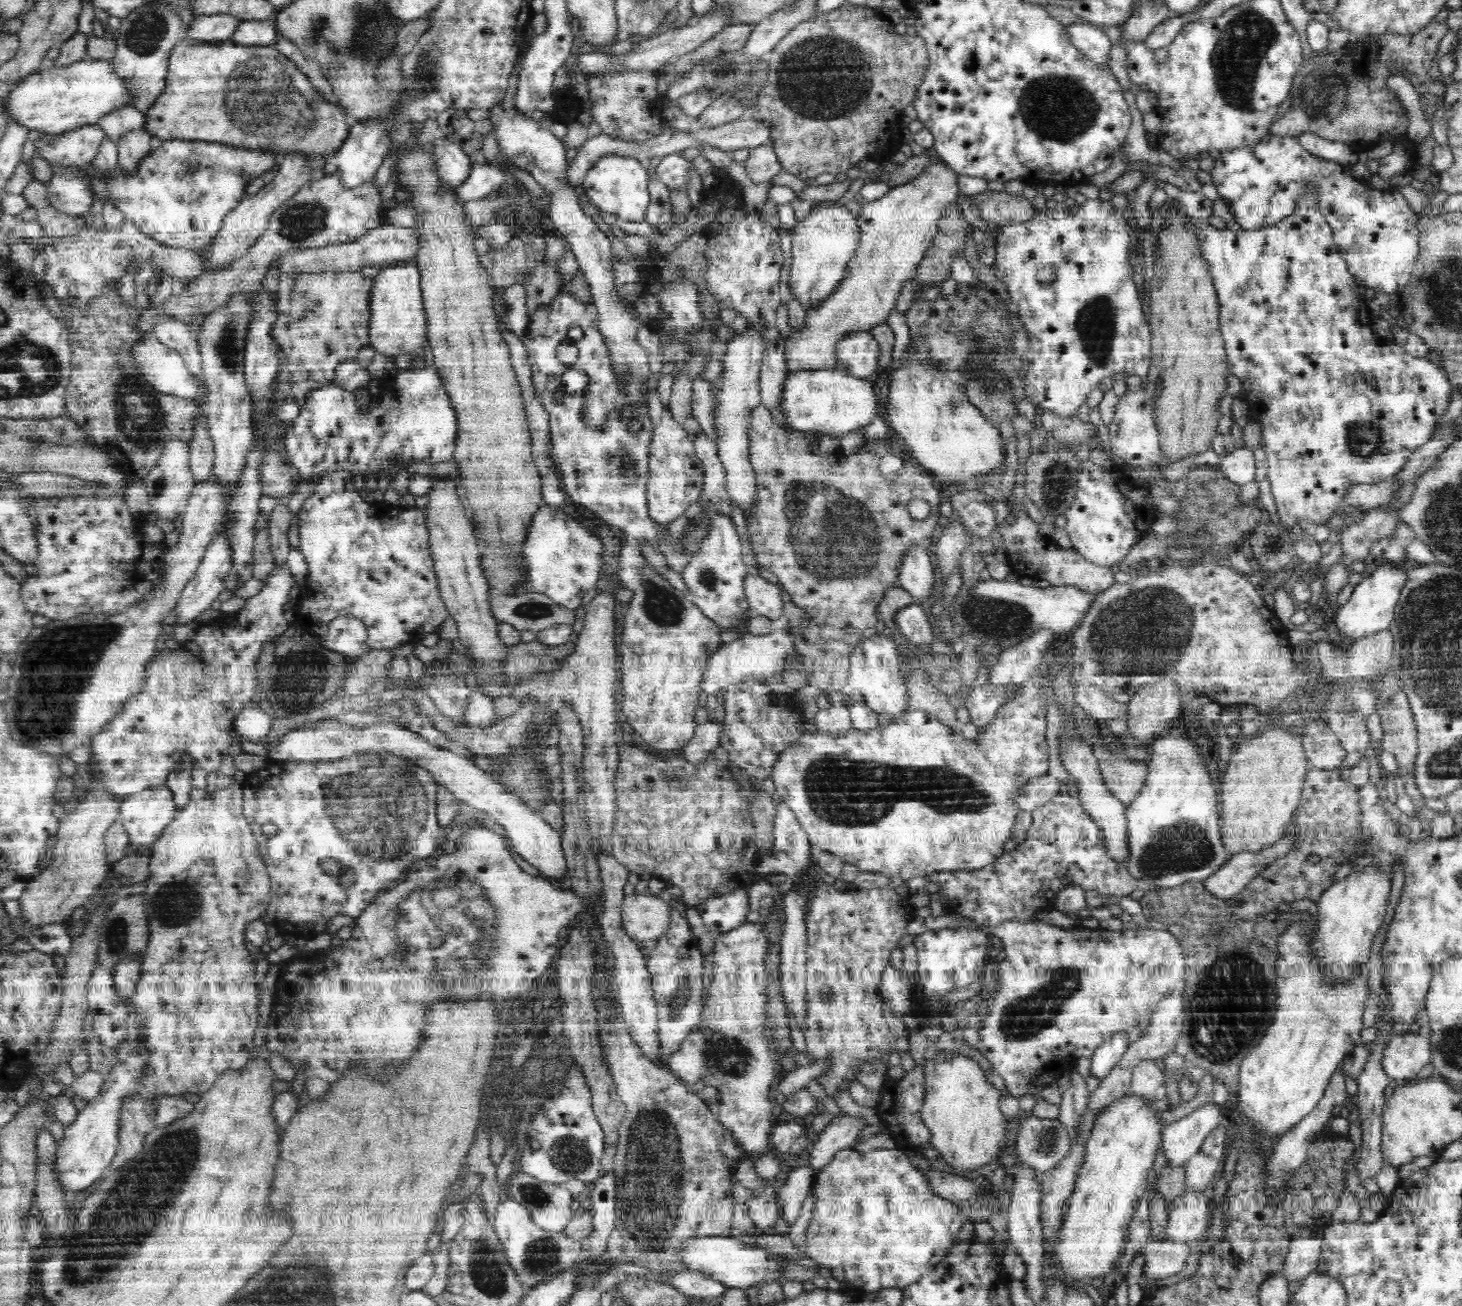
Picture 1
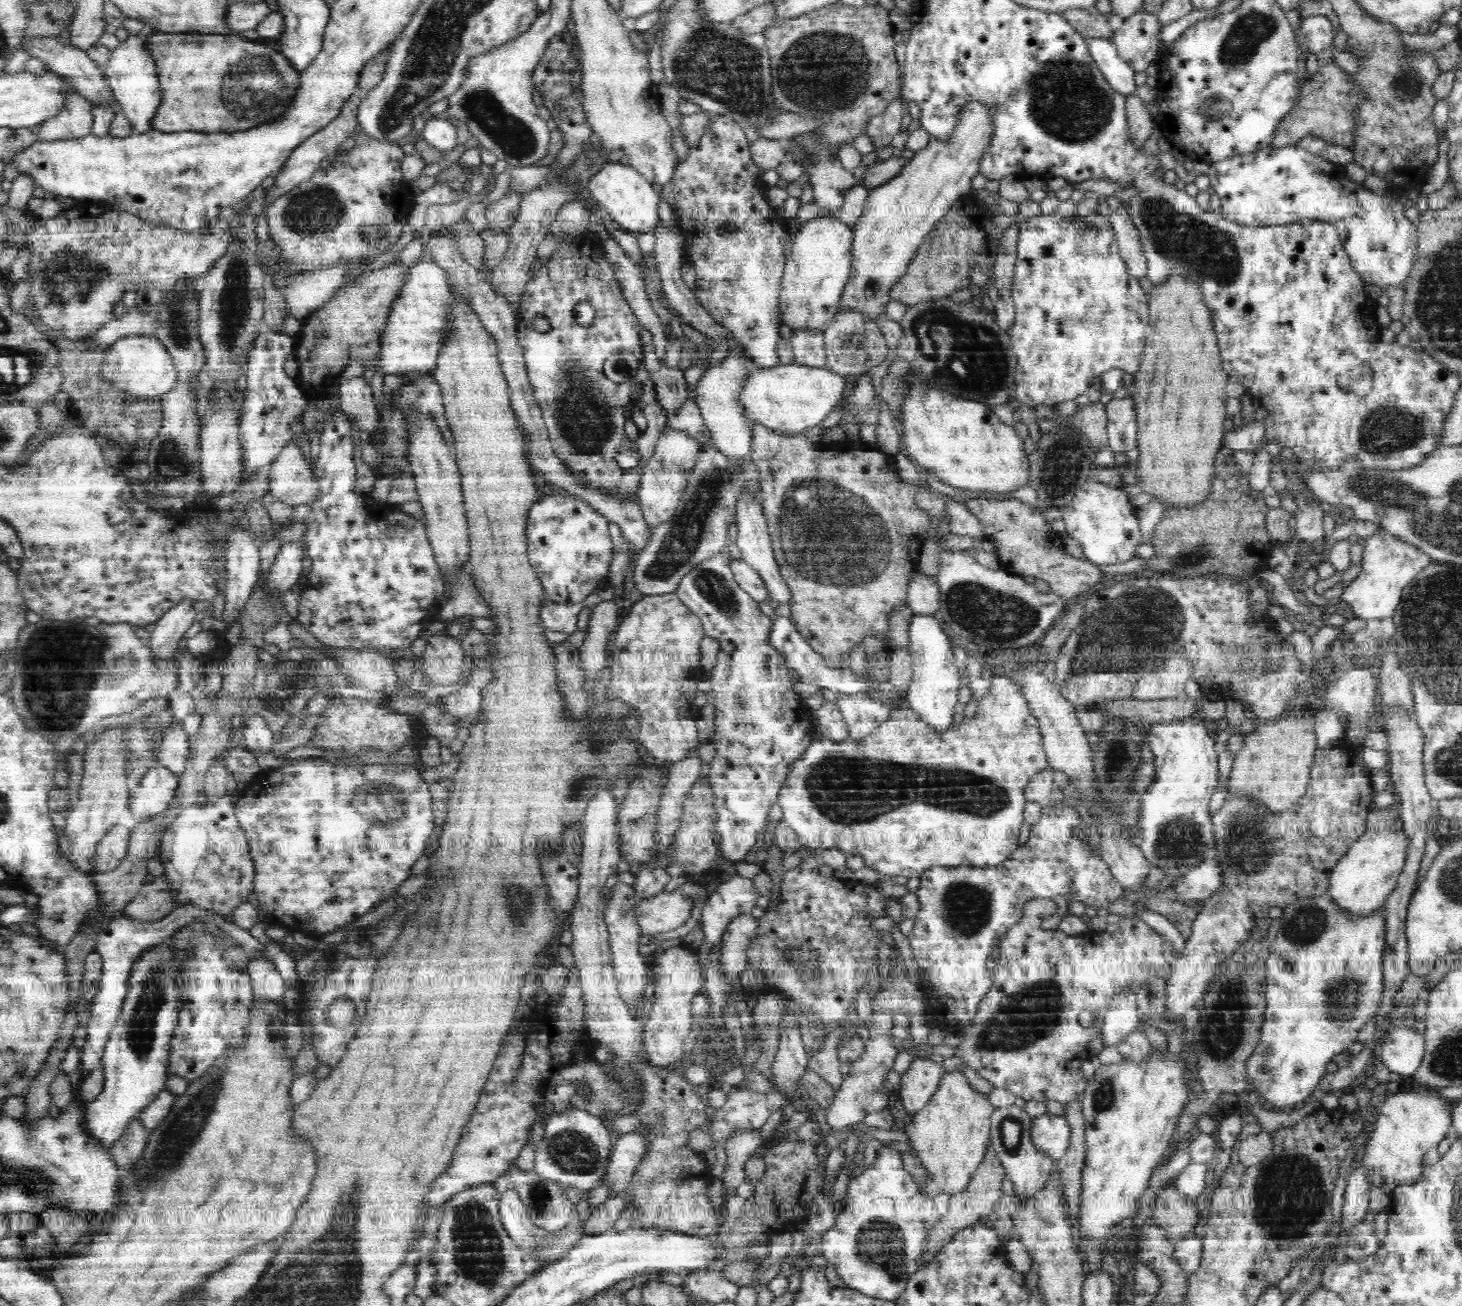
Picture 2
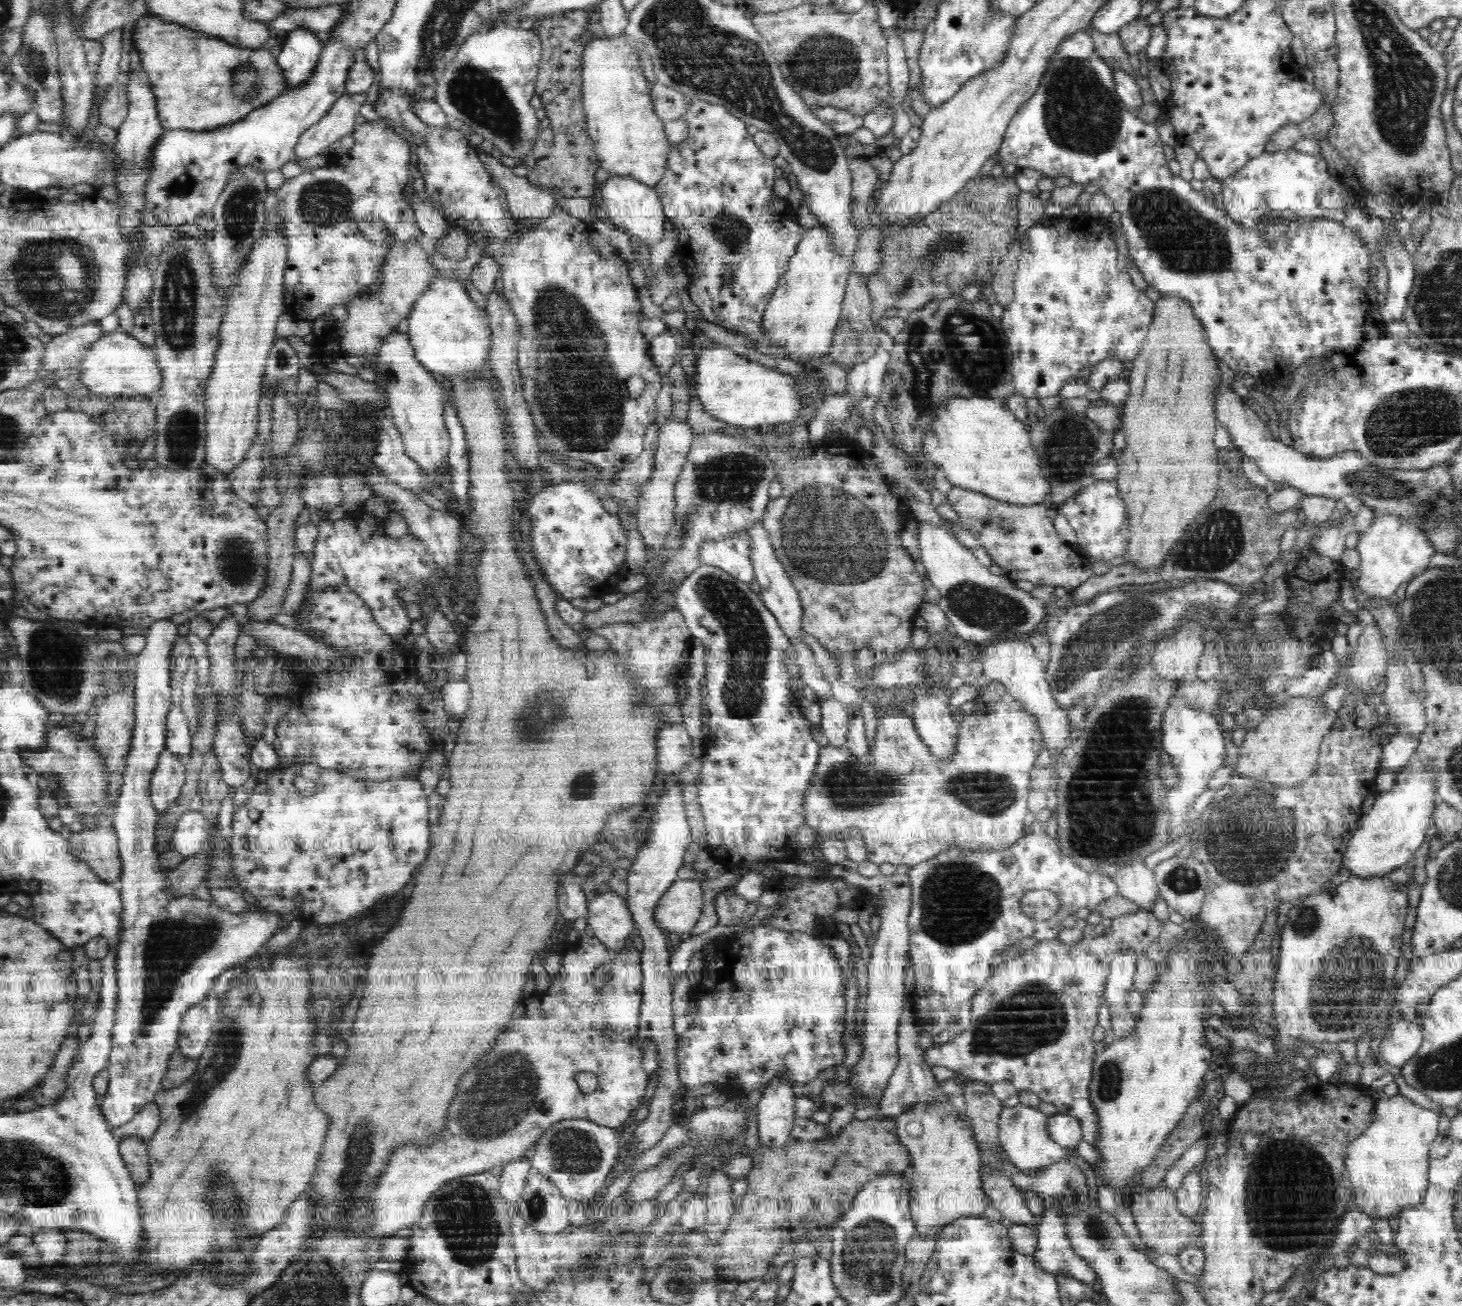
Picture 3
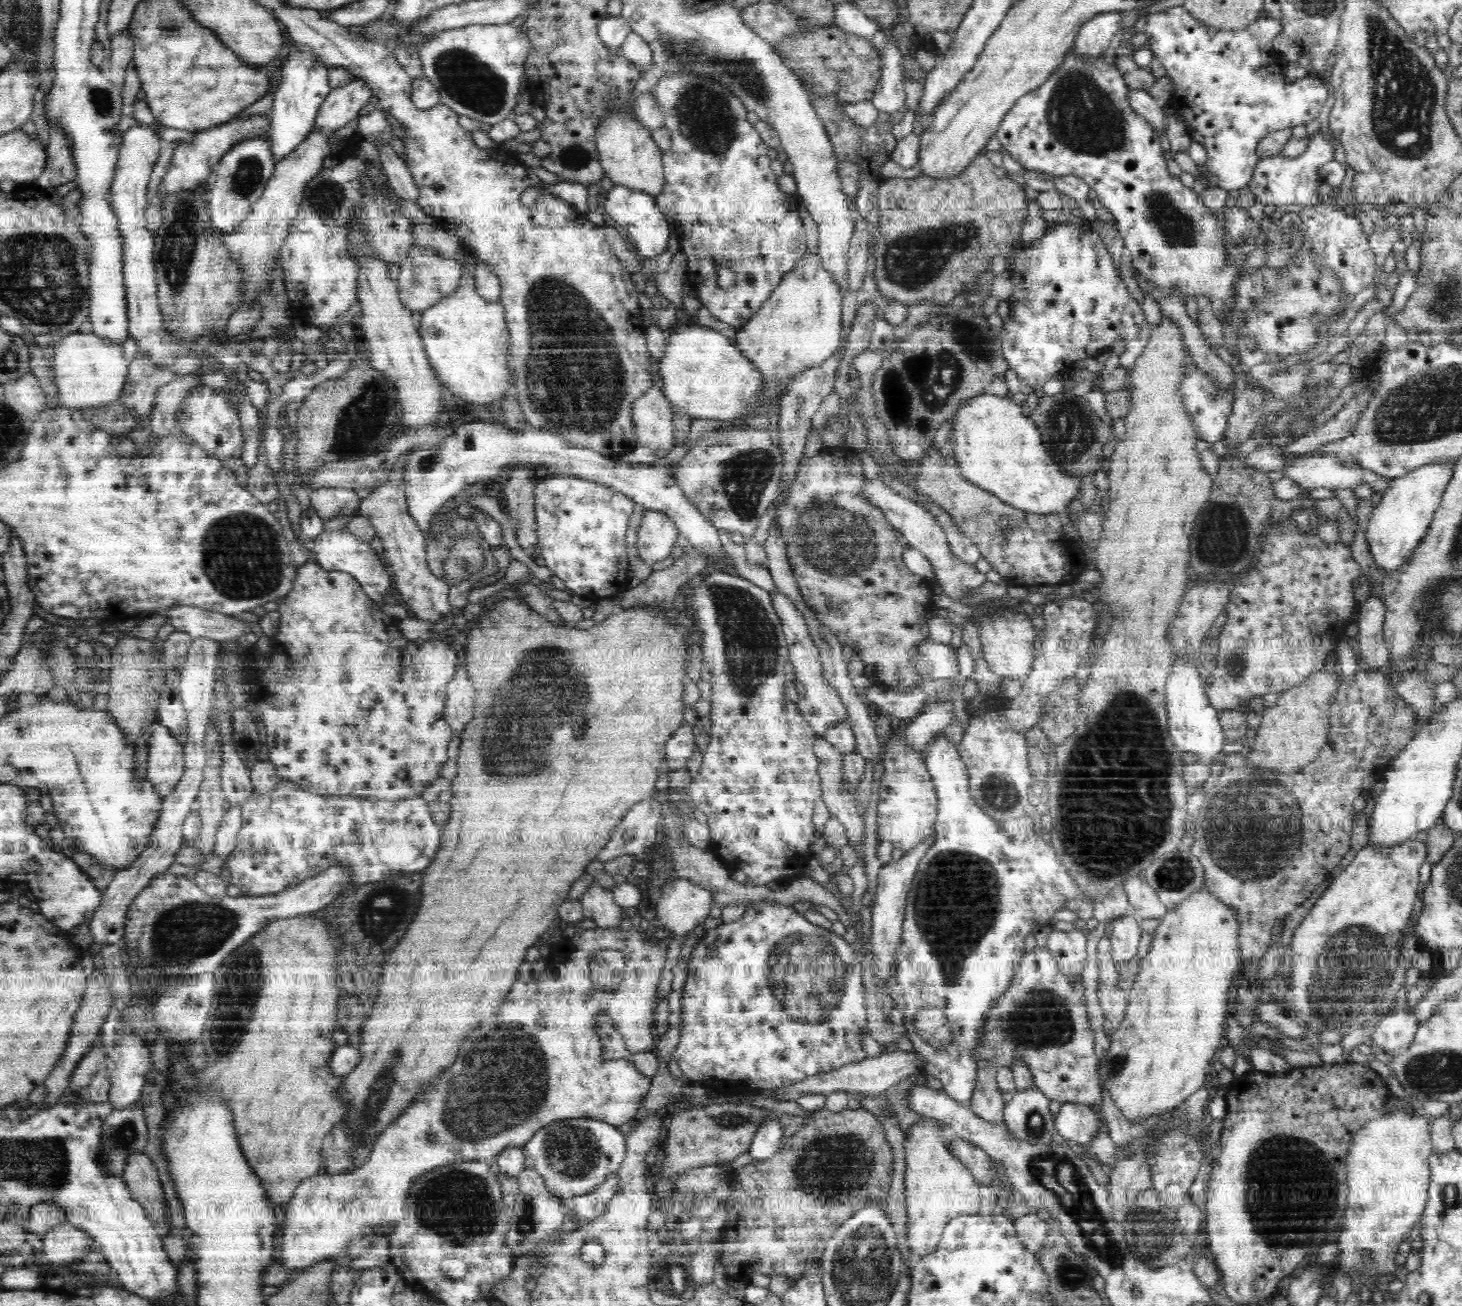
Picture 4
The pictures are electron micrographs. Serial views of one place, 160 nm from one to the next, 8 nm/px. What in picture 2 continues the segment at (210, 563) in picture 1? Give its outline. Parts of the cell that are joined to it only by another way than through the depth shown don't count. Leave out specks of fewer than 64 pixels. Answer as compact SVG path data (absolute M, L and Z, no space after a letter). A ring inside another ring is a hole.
M184 599L183 602L172 607L155 622L155 629L145 636L149 646L152 647L152 655L156 655L156 659L169 661L178 649L180 639L184 638L192 622L200 617L194 611L192 604L194 604L192 599Z

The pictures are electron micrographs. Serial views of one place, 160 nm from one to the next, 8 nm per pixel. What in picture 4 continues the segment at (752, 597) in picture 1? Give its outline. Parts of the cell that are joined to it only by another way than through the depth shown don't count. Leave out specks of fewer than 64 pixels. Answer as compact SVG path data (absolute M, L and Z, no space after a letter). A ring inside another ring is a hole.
M466 422L461 424L454 434L446 437L440 444L426 450L416 448L409 453L404 487L406 487L406 503L410 515L418 523L422 532L428 534L432 516L445 502L459 499L466 484L494 479L504 464L512 466L530 464L530 466L558 466L558 474L570 474L584 480L604 484L629 496L635 503L646 509L655 510L669 516L679 533L688 538L688 542L699 552L712 558L712 568L736 572L732 558L724 551L718 529L699 513L686 495L680 491L675 477L670 477L666 469L659 463L632 465L621 462L618 457L608 458L590 448L582 448L563 444L560 434L550 432L546 428L534 428L525 423L522 428L502 428L502 422L484 424L484 422Z

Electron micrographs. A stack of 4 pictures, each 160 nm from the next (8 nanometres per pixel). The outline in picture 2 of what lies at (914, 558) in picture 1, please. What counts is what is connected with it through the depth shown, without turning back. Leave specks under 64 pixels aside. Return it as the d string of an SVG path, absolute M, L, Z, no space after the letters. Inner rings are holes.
M919 564L914 572L914 578L910 580L907 593L906 604L912 609L913 614L939 615L940 589L938 589L936 577L922 574Z

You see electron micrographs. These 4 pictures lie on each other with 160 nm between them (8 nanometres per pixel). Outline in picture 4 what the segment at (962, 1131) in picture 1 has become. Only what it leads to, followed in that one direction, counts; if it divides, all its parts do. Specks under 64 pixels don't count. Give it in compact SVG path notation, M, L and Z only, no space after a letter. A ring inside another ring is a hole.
M923 1119L912 1124L905 1136L905 1188L908 1212L906 1241L915 1259L936 1251L946 1224L955 1216L976 1214L981 1208L981 1185L952 1153L946 1137L947 1131L934 1119Z

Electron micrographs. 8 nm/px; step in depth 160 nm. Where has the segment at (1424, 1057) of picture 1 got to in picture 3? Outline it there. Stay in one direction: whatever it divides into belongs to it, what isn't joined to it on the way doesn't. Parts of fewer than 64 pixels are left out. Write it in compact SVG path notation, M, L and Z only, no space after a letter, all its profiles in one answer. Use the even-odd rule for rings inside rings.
M1402 1018L1392 1023L1382 1037L1379 1057L1383 1062L1401 1069L1420 1050L1422 1041L1422 1027Z

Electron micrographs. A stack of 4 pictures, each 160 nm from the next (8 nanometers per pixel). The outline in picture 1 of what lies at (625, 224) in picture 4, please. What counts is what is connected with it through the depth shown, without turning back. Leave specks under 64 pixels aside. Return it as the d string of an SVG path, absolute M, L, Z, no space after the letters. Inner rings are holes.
M607 154L601 156L587 172L583 187L587 196L603 212L616 215L623 221L643 222L646 221L651 200L648 190L649 175L645 163L628 156Z

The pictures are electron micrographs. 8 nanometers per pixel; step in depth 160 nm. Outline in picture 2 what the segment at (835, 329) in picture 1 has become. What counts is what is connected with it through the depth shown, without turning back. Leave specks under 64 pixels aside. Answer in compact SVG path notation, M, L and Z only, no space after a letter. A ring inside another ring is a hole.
M970 100L960 110L960 116L956 116L956 128L952 128L948 140L936 140L934 136L929 136L928 144L916 151L892 180L867 192L867 202L853 232L851 276L841 296L839 310L855 310L873 321L886 311L886 305L891 301L889 293L898 279L905 276L910 260L917 256L917 249L948 210L971 188L971 180L979 173L983 152L990 146L991 136L995 134L994 122L990 105Z

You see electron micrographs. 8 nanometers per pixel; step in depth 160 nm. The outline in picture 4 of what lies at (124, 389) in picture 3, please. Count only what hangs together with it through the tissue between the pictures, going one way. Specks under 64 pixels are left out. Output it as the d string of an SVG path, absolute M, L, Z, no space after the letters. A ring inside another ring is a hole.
M78 332L62 337L54 348L51 364L60 406L83 409L118 401L131 363L124 356L121 344L106 343L92 333Z

